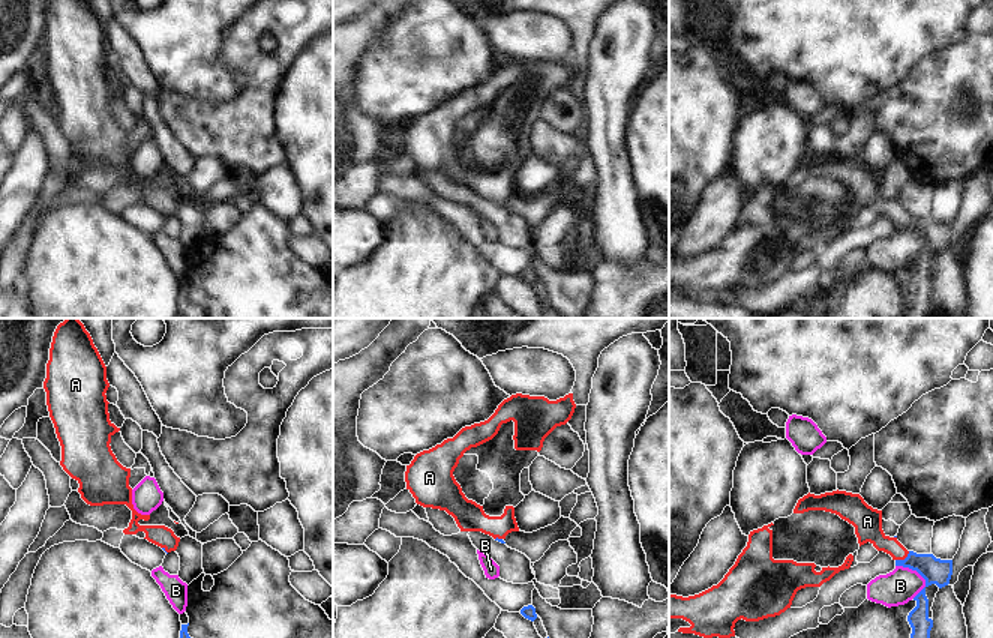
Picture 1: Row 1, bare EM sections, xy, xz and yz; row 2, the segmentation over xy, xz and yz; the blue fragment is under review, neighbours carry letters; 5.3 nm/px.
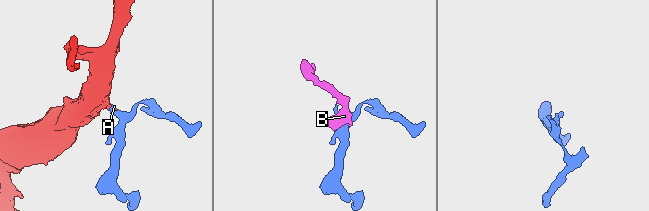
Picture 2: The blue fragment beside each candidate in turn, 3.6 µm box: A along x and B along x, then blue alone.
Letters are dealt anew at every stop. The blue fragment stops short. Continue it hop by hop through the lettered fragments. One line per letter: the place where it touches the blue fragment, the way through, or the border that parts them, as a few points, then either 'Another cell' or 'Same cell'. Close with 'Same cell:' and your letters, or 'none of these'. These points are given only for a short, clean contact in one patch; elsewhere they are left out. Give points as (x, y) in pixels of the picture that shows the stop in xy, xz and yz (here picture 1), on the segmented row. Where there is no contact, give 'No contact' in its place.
A: Touches blue at yz (905, 559). Path across: yz (935, 571), (920, 562), (905, 559), (869, 529). Same cell
B: Touches blue at yz (920, 574). Boundary: yz (896, 565), (914, 569), (924, 580), (924, 587), (914, 598). Another cell
Same cell: A.

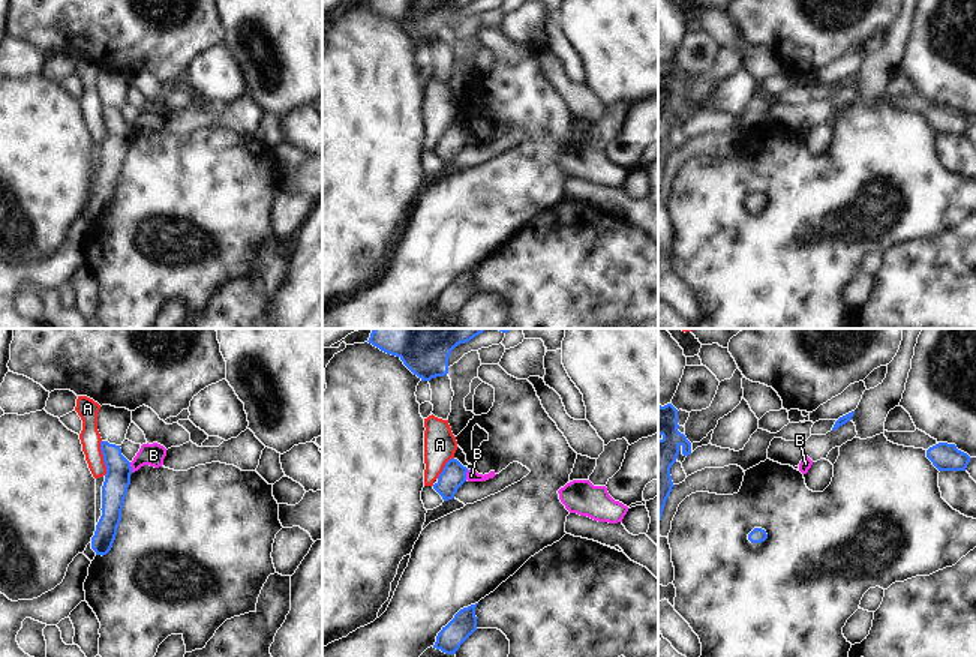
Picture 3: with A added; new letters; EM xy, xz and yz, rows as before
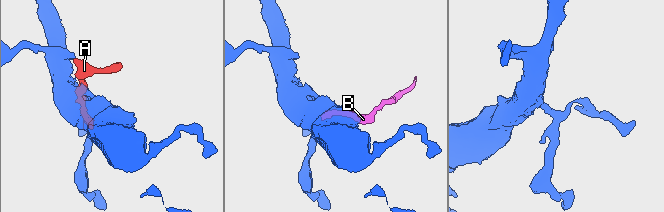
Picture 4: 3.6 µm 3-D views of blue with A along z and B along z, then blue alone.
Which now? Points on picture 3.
A: Touches blue at xy (104, 458). Boundary: xy (101, 441), (105, 474). Another cell
B: Touches blue at xy (131, 467). Boundary: xy (129, 462), (132, 471). Another cell
Same cell: none of these.

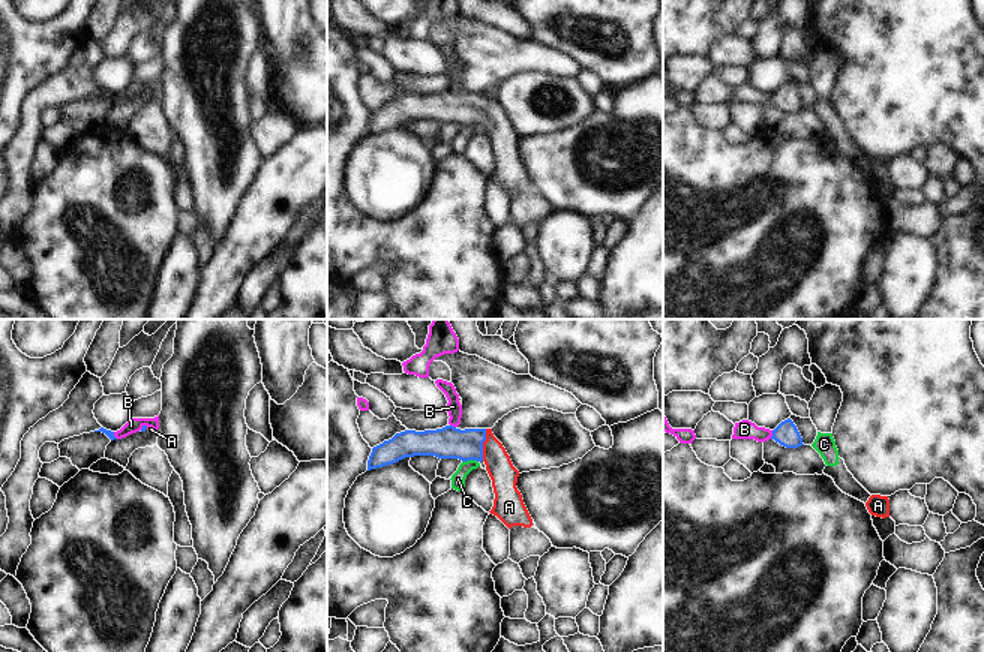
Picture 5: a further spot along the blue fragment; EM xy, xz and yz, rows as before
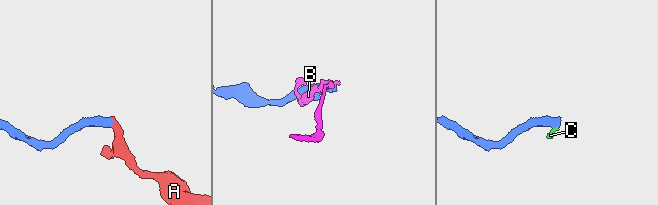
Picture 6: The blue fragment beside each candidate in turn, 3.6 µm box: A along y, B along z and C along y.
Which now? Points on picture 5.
A: Touches blue at xz (482, 445). Path across: xz (449, 442), (482, 445), (497, 460), (504, 475). Same cell
B: Touches blue at yz (773, 435). Boundary: yz (773, 430), (770, 438). Another cell
C: Touches blue at xz (470, 459). Boundary: xz (477, 460), (462, 462). Another cell
Same cell: A.

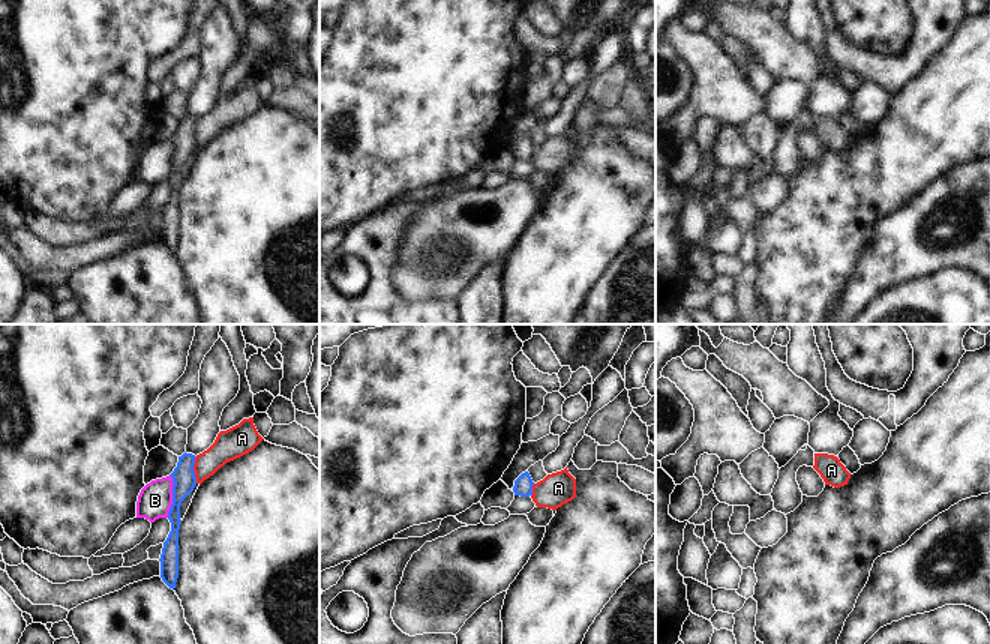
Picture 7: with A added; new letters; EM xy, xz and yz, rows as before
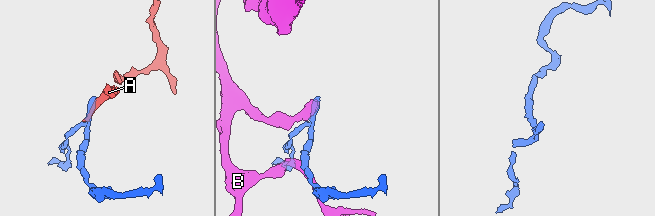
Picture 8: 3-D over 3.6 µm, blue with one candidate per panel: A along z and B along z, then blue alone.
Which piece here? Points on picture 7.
A: Touches blue at xy (192, 470). Same cell
B: Touches blue at xy (173, 496). Another cell
Same cell: A.

